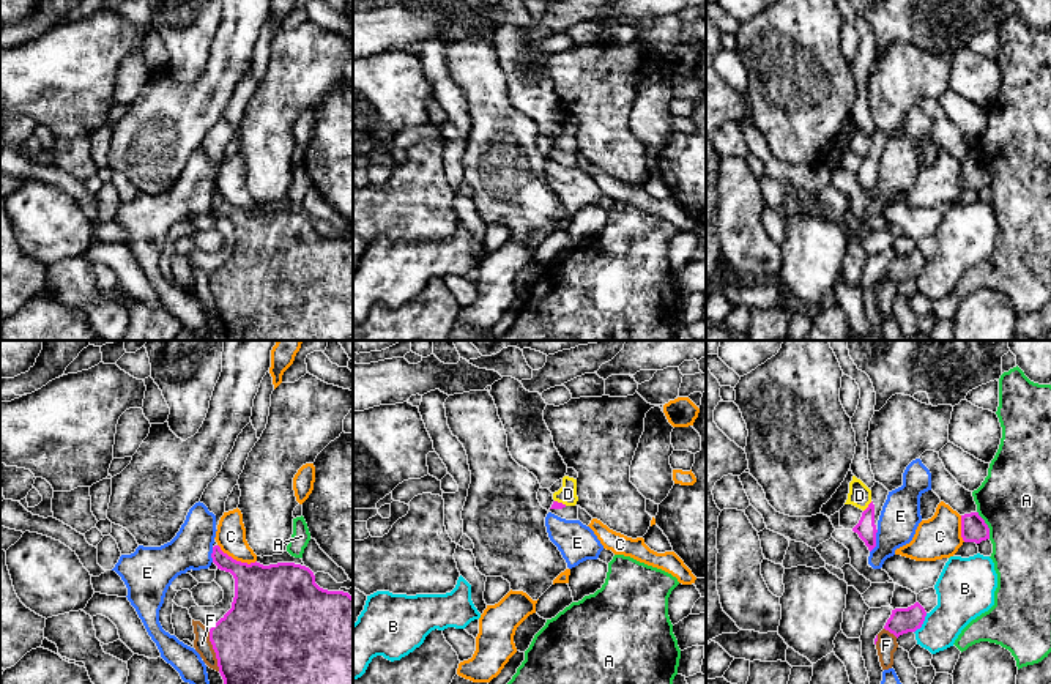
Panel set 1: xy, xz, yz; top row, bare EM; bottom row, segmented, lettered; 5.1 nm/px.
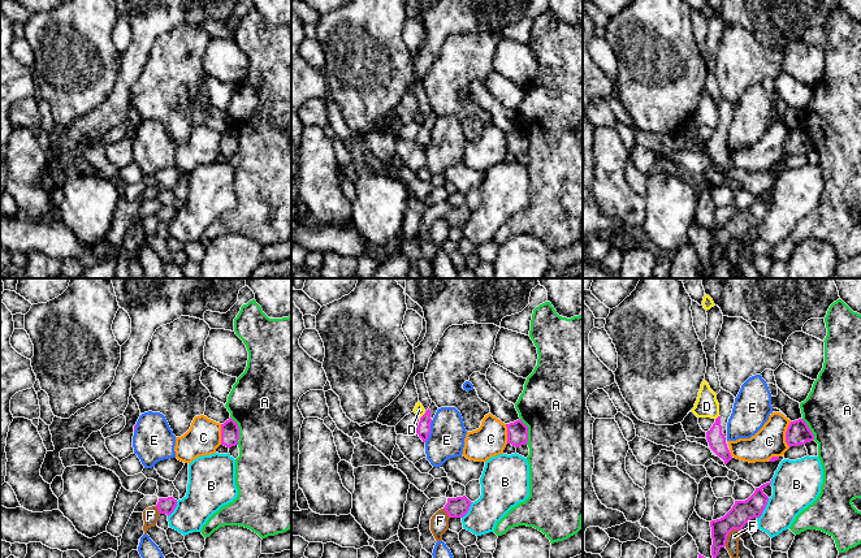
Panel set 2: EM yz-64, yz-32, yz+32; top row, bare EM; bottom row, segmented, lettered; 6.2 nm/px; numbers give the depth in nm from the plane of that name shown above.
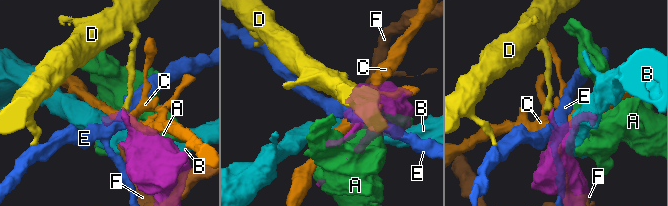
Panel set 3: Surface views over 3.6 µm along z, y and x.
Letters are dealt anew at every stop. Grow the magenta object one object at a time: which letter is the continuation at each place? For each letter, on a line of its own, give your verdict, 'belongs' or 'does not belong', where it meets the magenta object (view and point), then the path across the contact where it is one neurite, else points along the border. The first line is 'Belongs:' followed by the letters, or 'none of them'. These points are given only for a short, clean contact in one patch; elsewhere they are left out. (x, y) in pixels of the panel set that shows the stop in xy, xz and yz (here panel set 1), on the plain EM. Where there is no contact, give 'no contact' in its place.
Belongs: none of them
A: does not belong; contact yz (987, 172)
B: does not belong; contact yz (922, 270)
C: does not belong; contact xy (235, 207)
D: does not belong; contact yz (869, 153); border yz (872, 148), (864, 158)
E: does not belong; contact yz (875, 188); border yz (878, 177), (875, 194), (870, 199)
F: does not belong; contact xy (215, 298)

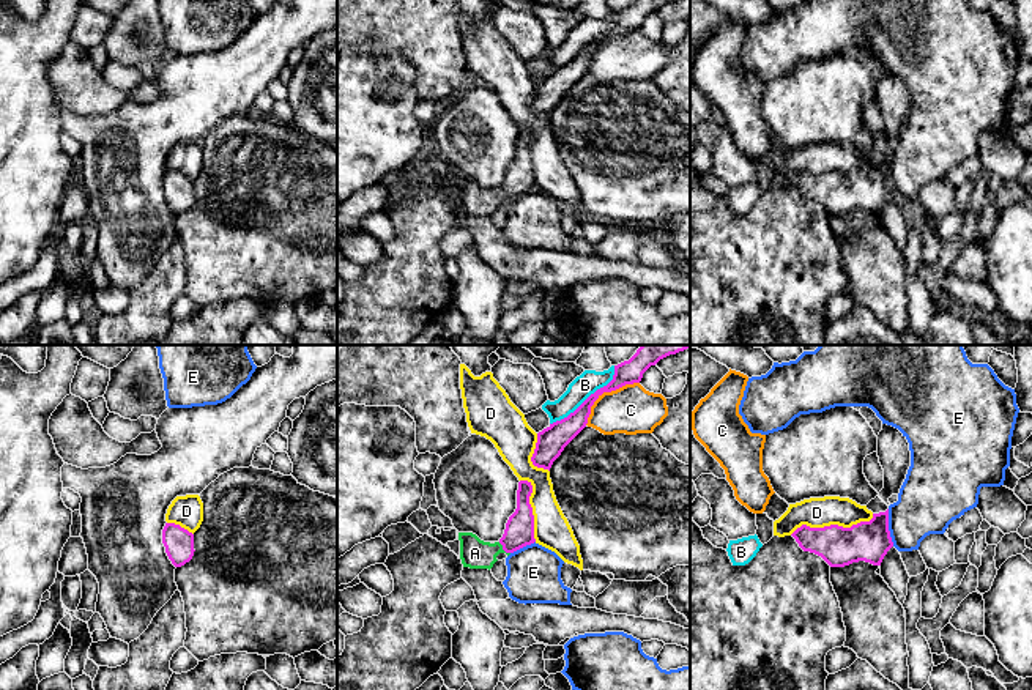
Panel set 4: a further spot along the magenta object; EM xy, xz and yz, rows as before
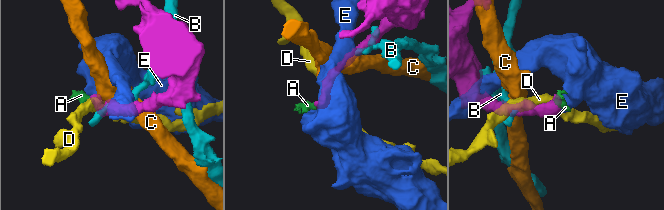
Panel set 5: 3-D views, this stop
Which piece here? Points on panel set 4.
Belongs: A
A: belongs; contact xz (503, 196); way xz (519, 180), (503, 196), (475, 200)
B: does not belong; contact xz (588, 44)
C: does not belong; contact xz (605, 38)
D: does not belong; contact yz (832, 172)
E: does not belong; contact yz (887, 175); border yz (887, 156), (887, 177), (894, 192)

